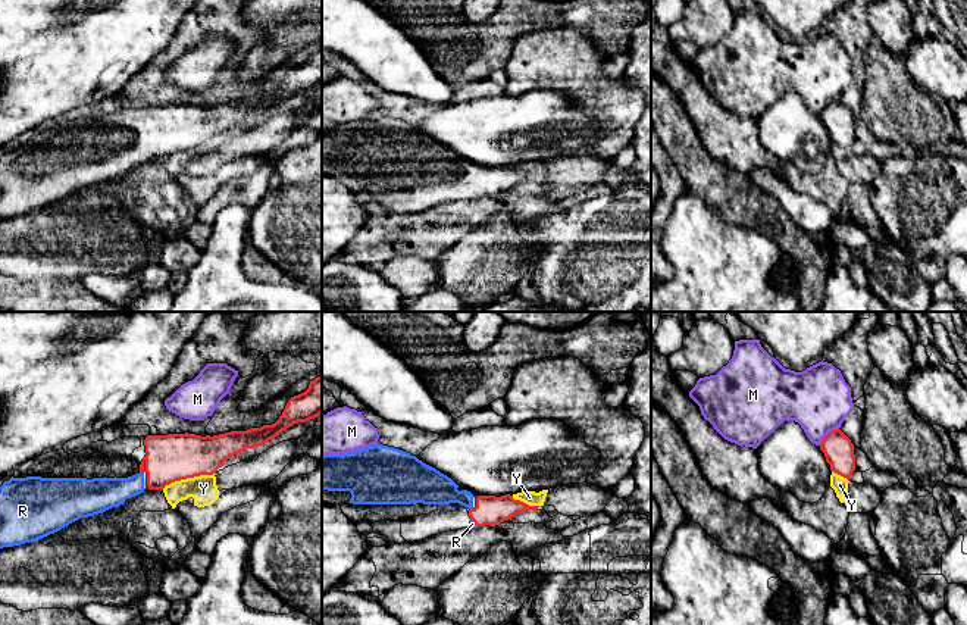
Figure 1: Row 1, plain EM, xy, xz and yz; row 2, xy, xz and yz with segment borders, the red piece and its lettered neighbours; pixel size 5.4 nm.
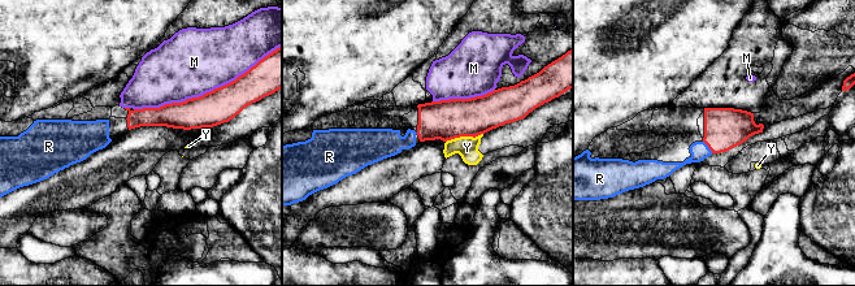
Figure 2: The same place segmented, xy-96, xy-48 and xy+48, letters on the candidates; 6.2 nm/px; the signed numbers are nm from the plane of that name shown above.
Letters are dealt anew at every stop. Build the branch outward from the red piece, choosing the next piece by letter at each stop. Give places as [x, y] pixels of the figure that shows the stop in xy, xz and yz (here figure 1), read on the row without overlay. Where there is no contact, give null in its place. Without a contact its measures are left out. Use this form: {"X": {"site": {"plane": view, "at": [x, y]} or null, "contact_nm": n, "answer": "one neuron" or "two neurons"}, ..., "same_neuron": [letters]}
{"M": {"site": {"plane": "yz", "at": [828, 105]}, "contact_nm": 140, "answer": "two neurons"}, "R": {"site": {"plane": "xz", "at": [475, 194]}, "contact_nm": 50, "answer": "one neuron"}, "Y": {"site": {"plane": "xy", "at": [187, 147]}, "contact_nm": 300, "answer": "two neurons"}, "same_neuron": ["R"]}

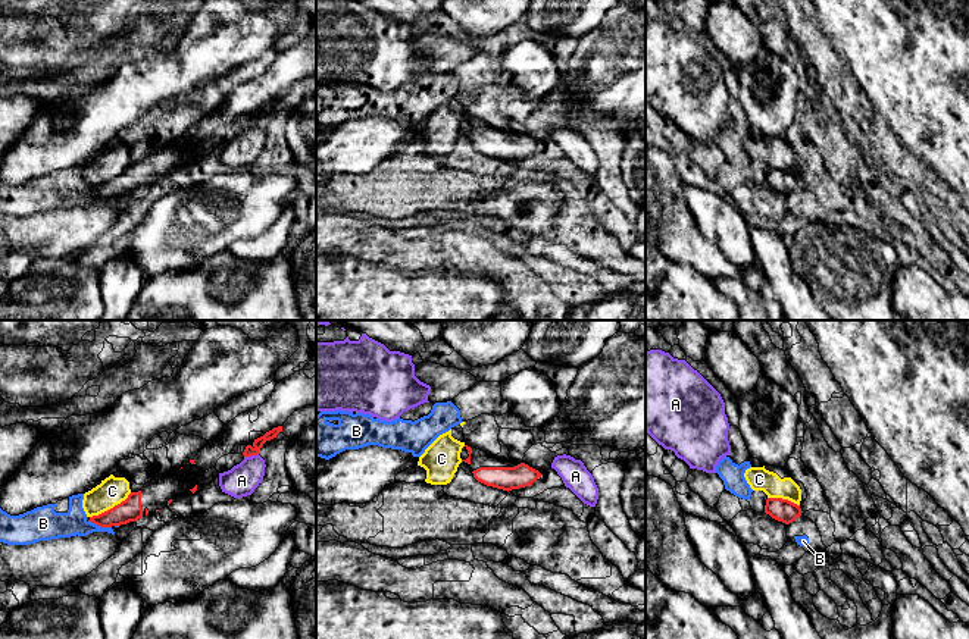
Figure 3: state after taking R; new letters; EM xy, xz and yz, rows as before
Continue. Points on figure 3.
{"A": {"site": {"plane": "xy", "at": [250, 127]}, "contact_nm": 80, "answer": "two neurons"}, "B": {"site": {"plane": "xy", "at": [100, 197]}, "contact_nm": 130, "answer": "two neurons"}, "C": {"site": {"plane": "xy", "at": [111, 179]}, "contact_nm": 280, "answer": "two neurons"}, "same_neuron": []}

